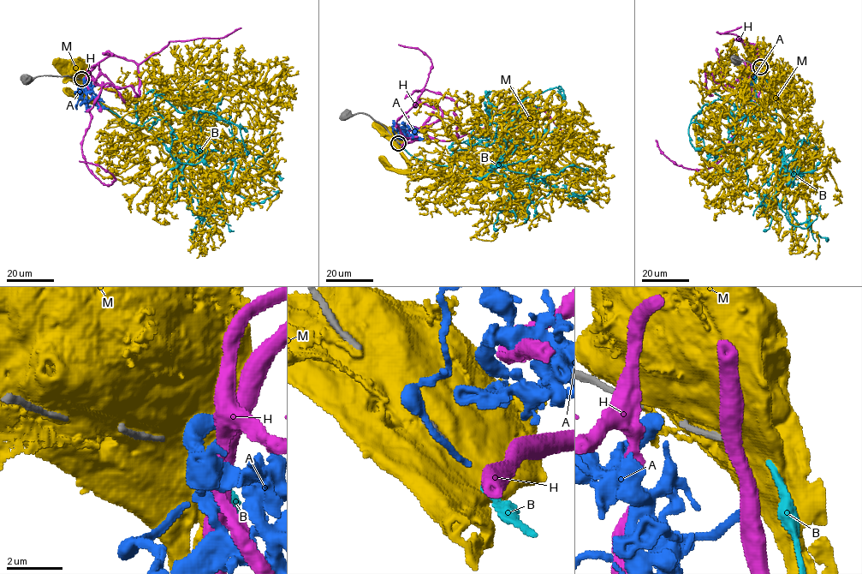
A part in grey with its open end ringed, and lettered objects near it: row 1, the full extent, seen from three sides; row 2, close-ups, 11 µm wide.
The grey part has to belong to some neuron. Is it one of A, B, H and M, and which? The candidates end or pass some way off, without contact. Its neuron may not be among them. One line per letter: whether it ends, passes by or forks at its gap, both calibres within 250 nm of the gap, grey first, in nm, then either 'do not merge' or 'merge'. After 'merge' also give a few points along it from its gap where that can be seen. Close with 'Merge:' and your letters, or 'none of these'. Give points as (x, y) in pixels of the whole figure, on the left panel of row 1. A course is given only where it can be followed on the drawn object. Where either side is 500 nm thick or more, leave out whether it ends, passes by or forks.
A: it ends; calibres 160 and 240 nm; do not merge
B: it ends; calibres 160 and 220 nm; merge; course (84, 80), (134, 124), (135, 104), (152, 90), (197, 112), (199, 162), (172, 158), (174, 129)
H: it passes by; calibres 160 and 480 nm; do not merge
M: calibres 160 and 1150 nm; do not merge
Merge: B

